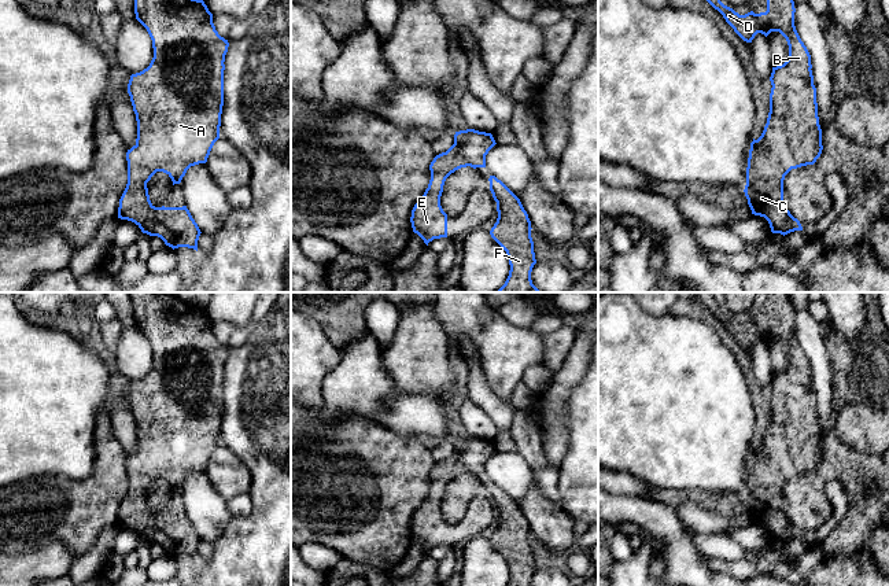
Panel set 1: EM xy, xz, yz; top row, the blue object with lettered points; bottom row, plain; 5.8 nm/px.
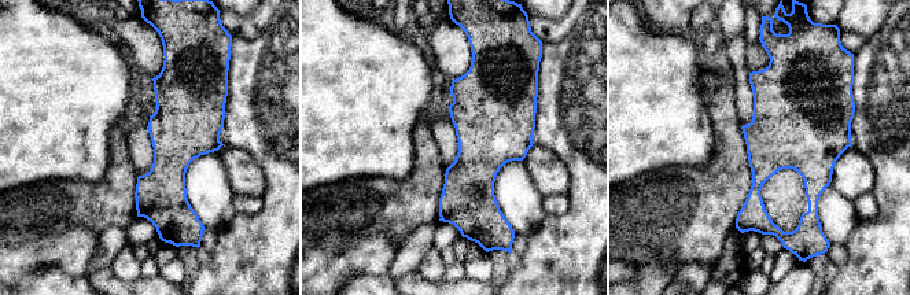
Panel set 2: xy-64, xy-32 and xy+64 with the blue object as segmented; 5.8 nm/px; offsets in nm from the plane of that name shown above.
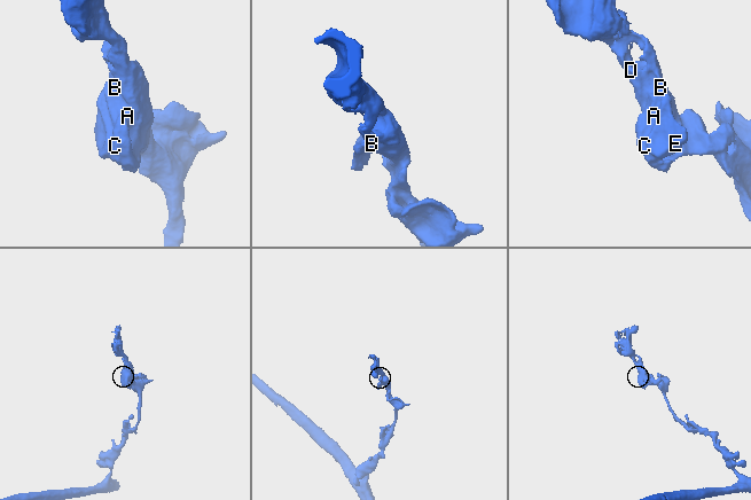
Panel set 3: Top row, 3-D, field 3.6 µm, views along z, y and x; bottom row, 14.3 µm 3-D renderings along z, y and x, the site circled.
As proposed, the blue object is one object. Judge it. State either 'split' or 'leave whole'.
leave whole

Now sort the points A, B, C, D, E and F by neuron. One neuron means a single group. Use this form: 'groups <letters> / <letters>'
groups A B C D E F

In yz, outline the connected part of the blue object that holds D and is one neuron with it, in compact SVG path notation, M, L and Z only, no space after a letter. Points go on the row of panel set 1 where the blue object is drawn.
M707 0L746 43L757 33L779 32L787 41L789 59L772 67L770 113L761 136L750 143L745 196L752 214L764 217L772 233L803 231L783 200L783 180L792 170L814 165L820 156L811 55L794 26L793 0L767 0L767 11L739 15L720 0Z

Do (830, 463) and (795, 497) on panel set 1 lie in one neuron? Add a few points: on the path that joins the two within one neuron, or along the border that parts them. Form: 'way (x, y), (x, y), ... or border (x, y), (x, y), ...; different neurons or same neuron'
way (822, 472), (804, 490); same neuron

